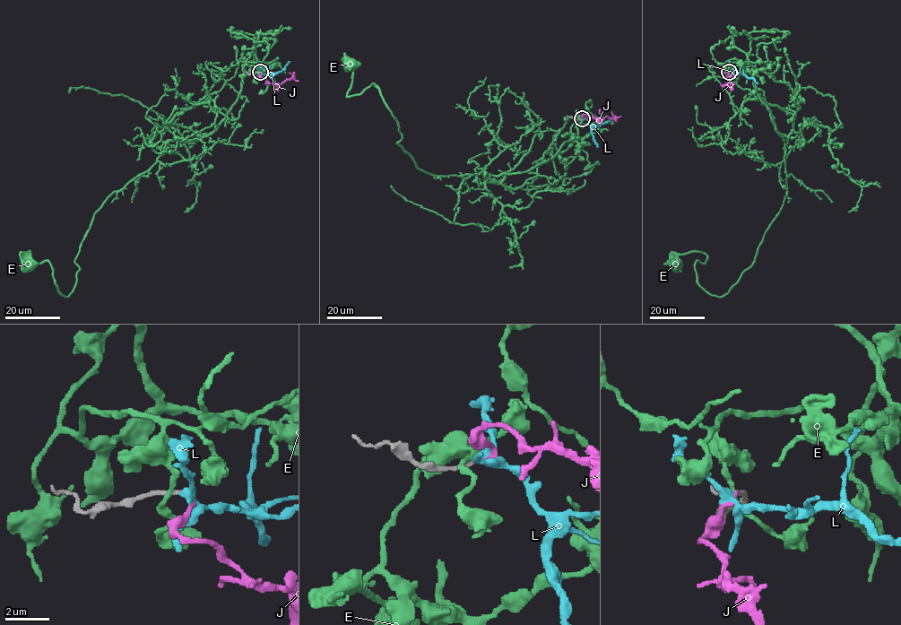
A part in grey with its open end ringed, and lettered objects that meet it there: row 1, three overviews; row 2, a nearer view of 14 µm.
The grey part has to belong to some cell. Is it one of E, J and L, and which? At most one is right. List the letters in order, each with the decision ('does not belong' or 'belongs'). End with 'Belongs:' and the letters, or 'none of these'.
E: does not belong
J: does not belong
L: belongs
Belongs: L

